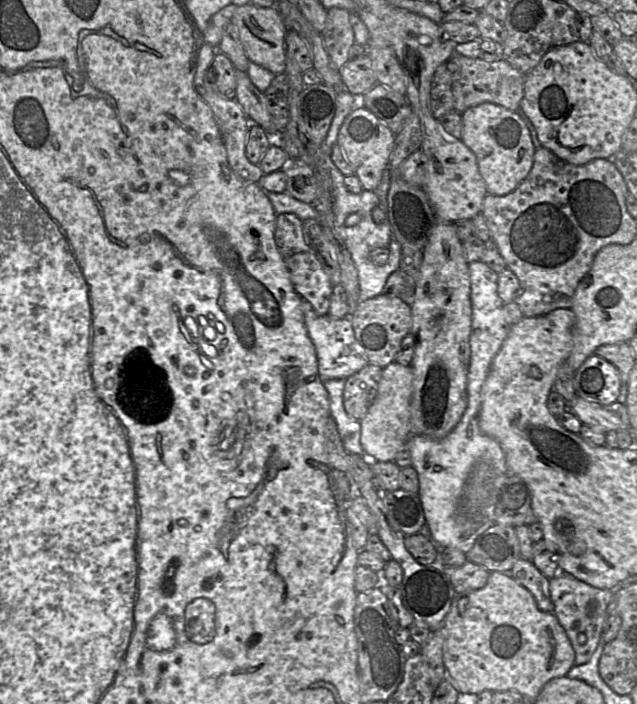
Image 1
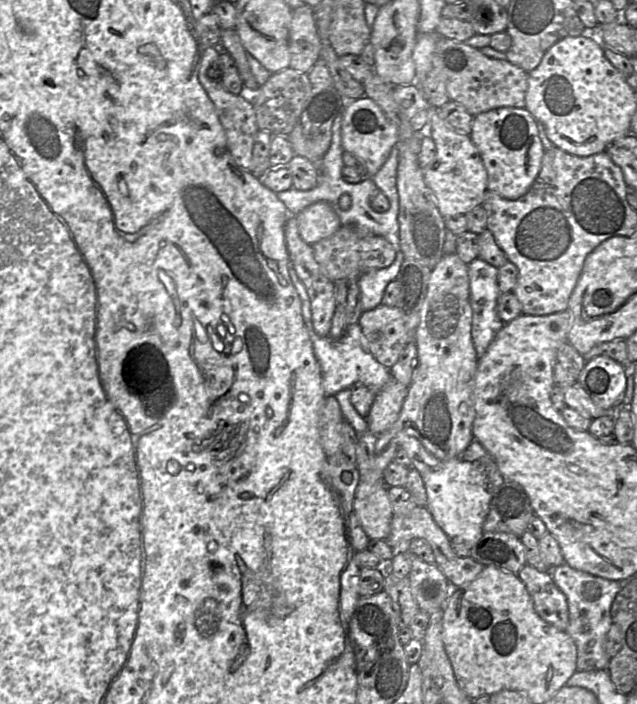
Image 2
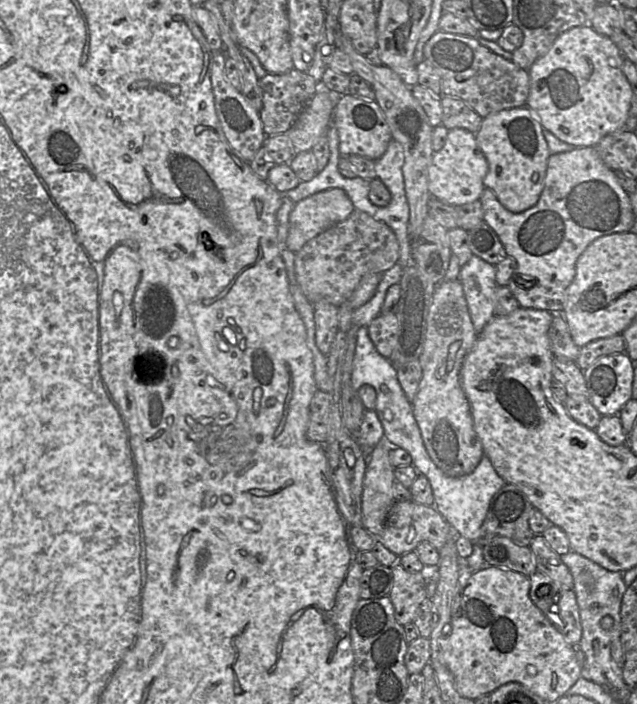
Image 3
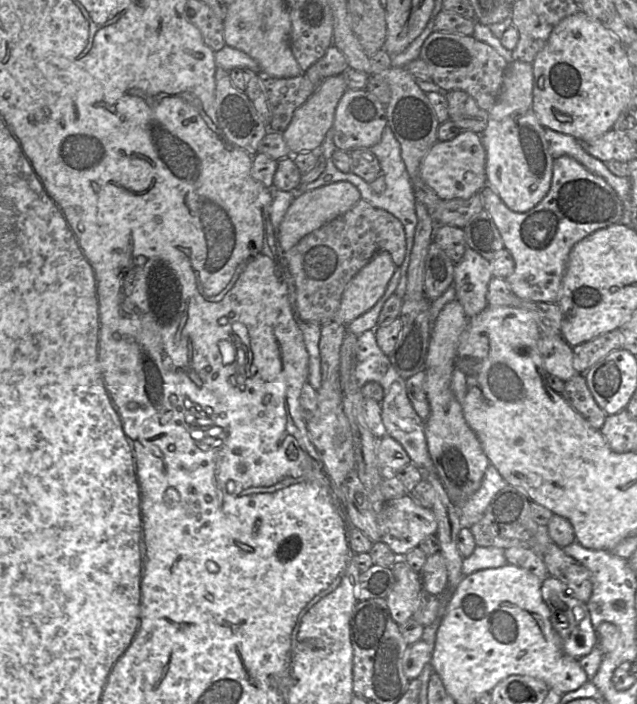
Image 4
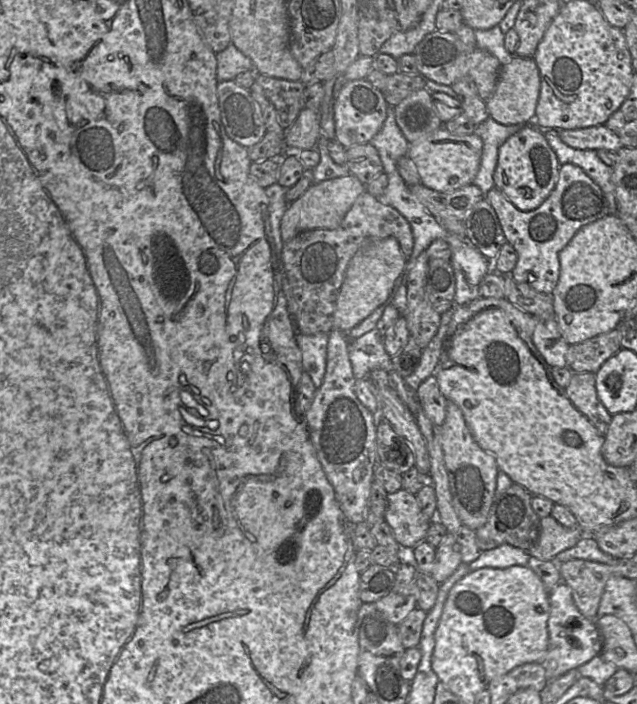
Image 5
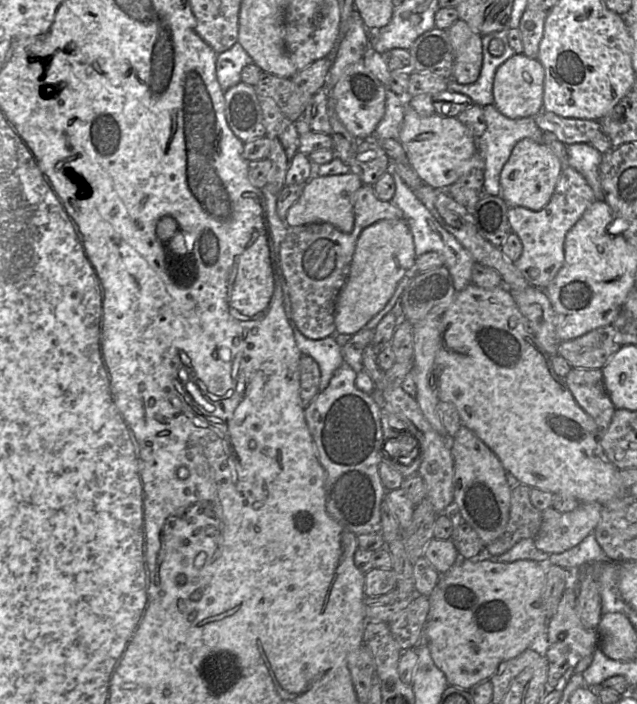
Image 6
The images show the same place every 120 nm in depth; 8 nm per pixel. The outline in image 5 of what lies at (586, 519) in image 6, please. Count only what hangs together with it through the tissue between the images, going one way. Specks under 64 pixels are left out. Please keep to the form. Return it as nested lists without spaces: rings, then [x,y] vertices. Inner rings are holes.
[[[549,515],[540,519],[539,537],[527,552],[540,560],[552,561],[557,554],[583,539],[583,533],[579,526],[565,527]]]

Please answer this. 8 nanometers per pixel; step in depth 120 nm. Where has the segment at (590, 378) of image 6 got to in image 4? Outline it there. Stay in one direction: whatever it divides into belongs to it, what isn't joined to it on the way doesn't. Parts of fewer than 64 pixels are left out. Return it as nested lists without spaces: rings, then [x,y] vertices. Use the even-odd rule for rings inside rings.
[[[579,373],[567,381],[561,395],[593,428],[596,430],[602,428],[608,415],[606,415],[593,398],[584,374]]]

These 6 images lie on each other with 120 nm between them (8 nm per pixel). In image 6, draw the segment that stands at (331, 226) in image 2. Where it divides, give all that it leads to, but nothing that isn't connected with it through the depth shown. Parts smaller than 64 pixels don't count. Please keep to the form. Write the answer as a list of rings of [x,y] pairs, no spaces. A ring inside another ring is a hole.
[[[352,173],[329,176],[313,175],[304,185],[299,199],[289,208],[284,219],[287,226],[329,223],[342,232],[350,232],[354,223],[353,196],[363,182]]]

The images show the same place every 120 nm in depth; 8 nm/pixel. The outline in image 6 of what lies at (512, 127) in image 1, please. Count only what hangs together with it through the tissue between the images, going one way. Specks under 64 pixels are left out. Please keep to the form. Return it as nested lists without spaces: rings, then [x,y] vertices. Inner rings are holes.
[[[530,138],[518,141],[504,164],[499,183],[501,197],[509,206],[542,210],[550,201],[562,172],[562,164],[552,150]]]

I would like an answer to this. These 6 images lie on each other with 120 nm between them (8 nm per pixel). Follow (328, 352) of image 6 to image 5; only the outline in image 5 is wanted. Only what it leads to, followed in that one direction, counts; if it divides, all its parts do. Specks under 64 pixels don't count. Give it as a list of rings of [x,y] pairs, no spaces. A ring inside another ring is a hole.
[[[295,328],[295,339],[300,349],[302,372],[309,374],[318,389],[323,383],[326,371],[328,334],[306,335]]]

